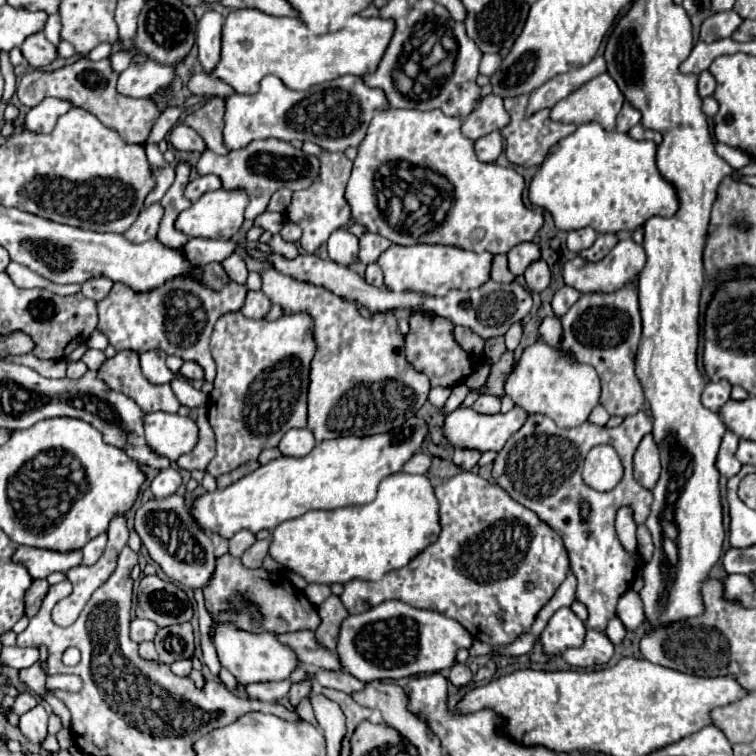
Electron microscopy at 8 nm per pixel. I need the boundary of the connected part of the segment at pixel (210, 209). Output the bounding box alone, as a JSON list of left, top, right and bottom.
[176,189,248,239]

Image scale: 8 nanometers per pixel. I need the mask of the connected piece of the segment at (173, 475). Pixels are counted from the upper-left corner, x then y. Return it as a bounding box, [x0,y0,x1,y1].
[150,467,182,499]

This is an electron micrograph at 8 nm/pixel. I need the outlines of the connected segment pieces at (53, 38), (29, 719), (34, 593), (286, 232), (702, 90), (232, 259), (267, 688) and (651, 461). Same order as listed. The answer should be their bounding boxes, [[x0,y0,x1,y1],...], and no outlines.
[[44,15,60,45],[20,705,48,745],[26,579,48,617],[280,223,302,243],[698,71,716,99],[220,251,248,285],[246,679,292,701],[634,435,661,491]]

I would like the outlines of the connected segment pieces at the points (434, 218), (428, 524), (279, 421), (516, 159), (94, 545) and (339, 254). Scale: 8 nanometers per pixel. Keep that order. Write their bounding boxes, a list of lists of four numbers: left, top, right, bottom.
[[346,109,544,253],[270,473,440,583],[206,311,316,477],[502,95,576,167],[82,533,106,565],[328,229,358,265]]

